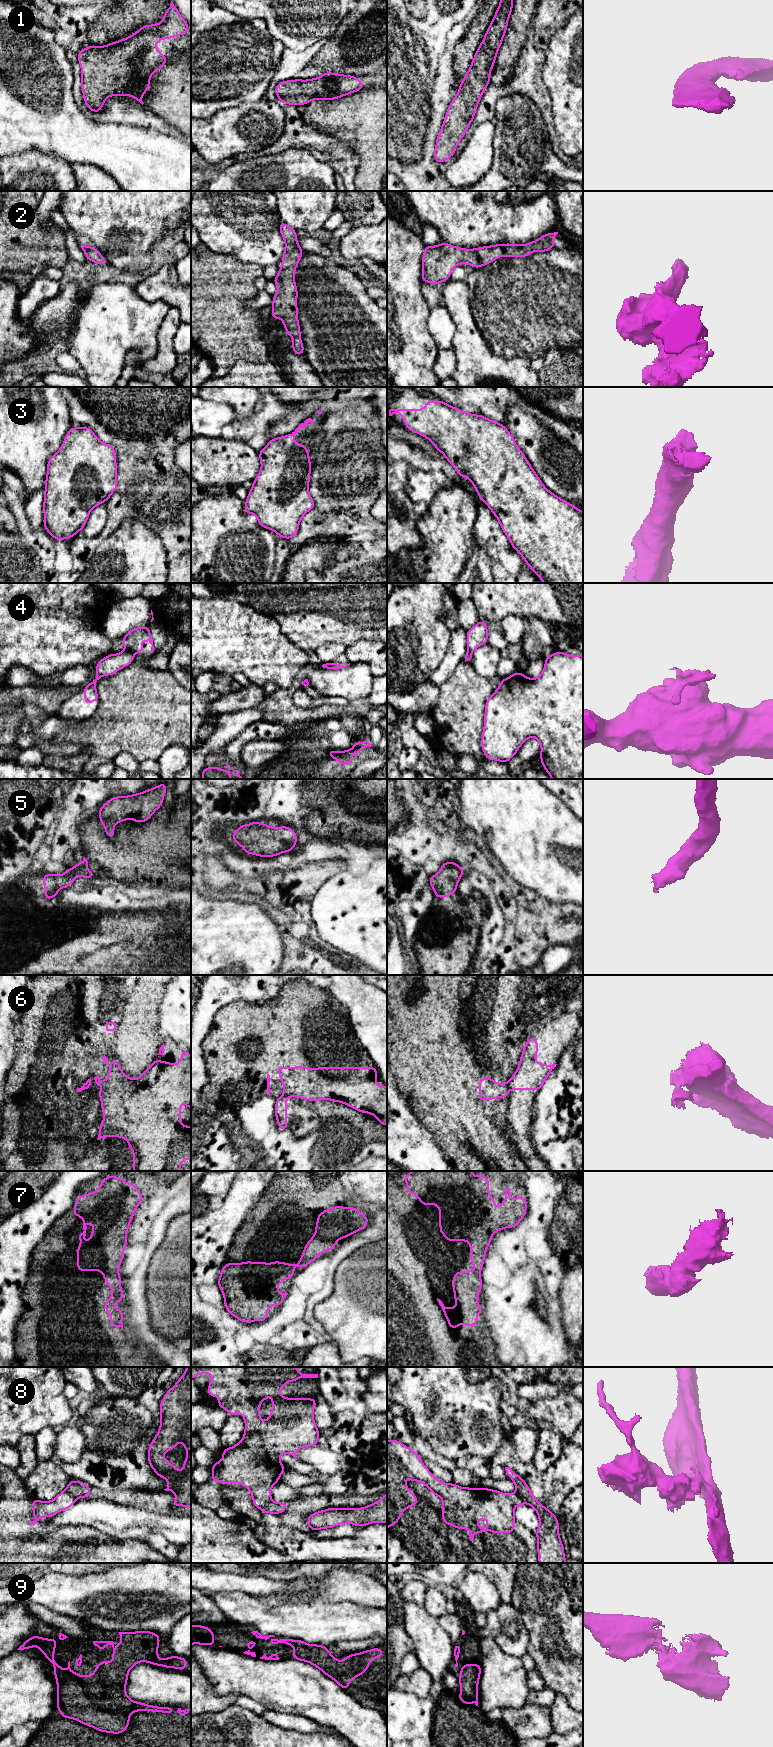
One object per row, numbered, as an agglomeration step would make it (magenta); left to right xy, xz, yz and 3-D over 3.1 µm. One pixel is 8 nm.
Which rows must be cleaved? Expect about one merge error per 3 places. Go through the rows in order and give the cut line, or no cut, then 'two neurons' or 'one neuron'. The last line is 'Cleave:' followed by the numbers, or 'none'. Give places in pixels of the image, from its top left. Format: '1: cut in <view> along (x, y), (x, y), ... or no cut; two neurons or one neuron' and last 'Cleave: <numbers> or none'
1: no cut; one neuron
2: no cut; one neuron
3: no cut; one neuron
4: cut in xy along (126, 649), (134, 653); two neurons
5: no cut; one neuron
6: cut in yz along (507, 1083), (508, 1089); two neurons
7: no cut; one neuron
8: cut in yz along (516, 1490), (527, 1502); two neurons
9: no cut; one neuron
Cleave: 4, 6, 8

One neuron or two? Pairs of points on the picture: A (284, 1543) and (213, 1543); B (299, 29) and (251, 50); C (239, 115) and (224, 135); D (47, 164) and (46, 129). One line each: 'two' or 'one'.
A: two
B: two
C: one
D: two

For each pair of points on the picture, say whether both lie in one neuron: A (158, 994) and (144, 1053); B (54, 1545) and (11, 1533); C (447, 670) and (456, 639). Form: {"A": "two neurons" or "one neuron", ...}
{"A": "one neuron", "B": "one neuron", "C": "one neuron"}

